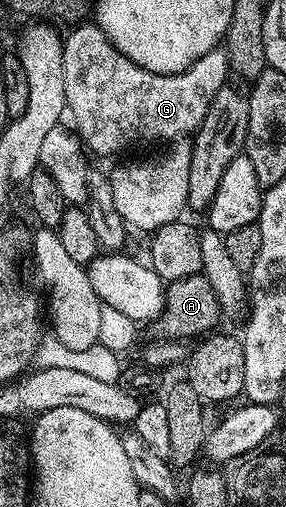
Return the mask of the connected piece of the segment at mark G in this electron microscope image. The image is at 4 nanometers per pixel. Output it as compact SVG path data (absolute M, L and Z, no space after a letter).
M80 22L74 25L73 32L75 32L75 52L68 51L65 56L66 111L75 119L74 131L83 141L86 151L91 154L96 152L99 156L115 156L126 146L127 136L131 140L170 142L194 133L213 102L213 94L217 94L217 90L228 83L227 50L223 46L209 50L209 54L197 58L197 62L193 62L183 72L167 73L162 76L137 66L137 62L121 54L121 50L94 22Z

